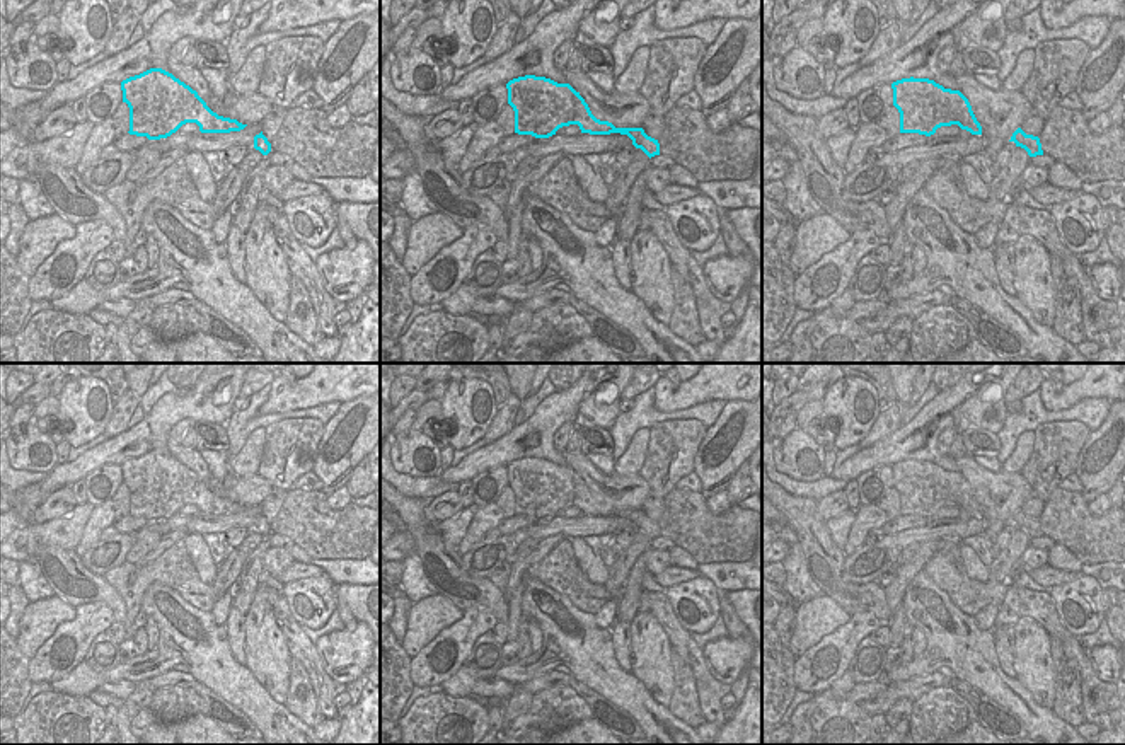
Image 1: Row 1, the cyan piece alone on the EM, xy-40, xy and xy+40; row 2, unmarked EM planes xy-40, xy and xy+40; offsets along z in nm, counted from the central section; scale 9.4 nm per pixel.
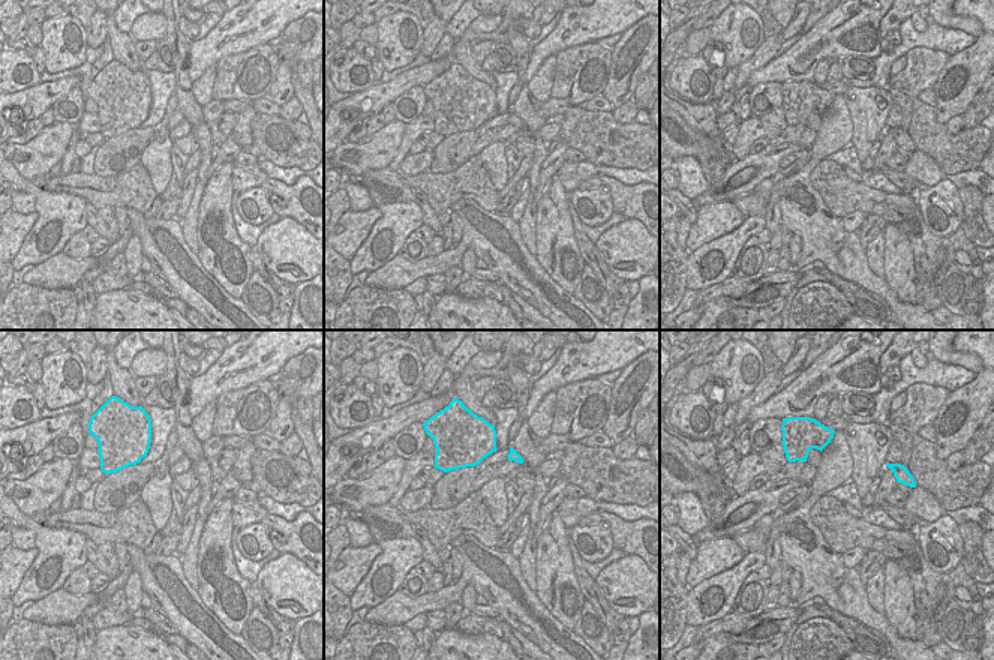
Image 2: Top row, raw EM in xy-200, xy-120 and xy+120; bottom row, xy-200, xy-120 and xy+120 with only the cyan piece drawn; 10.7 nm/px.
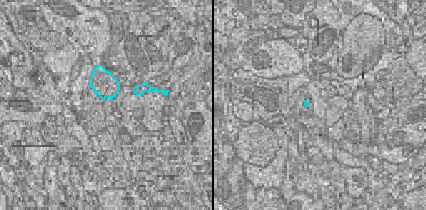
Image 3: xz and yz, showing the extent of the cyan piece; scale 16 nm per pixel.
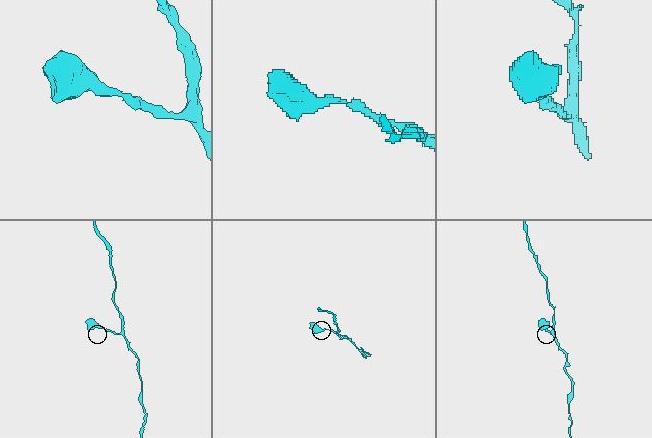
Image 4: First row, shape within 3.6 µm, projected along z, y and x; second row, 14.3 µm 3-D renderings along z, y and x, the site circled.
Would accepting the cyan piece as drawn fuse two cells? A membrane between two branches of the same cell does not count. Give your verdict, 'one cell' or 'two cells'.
one cell

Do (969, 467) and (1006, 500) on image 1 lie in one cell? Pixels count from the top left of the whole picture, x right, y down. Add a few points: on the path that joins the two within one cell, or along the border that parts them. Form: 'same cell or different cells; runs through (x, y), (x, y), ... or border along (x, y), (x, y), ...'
same cell; runs through (979, 478), (998, 493)

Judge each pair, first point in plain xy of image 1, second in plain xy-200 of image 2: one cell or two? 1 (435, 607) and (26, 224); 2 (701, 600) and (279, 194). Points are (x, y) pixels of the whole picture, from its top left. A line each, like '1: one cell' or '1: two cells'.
1: one cell
2: two cells

